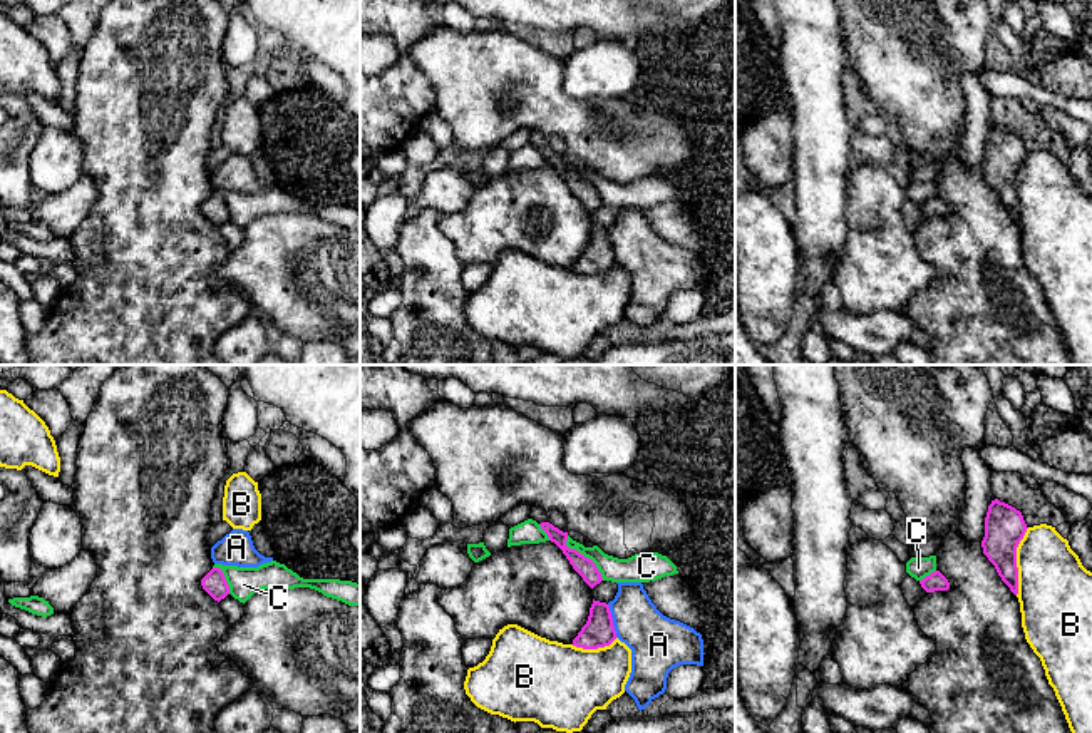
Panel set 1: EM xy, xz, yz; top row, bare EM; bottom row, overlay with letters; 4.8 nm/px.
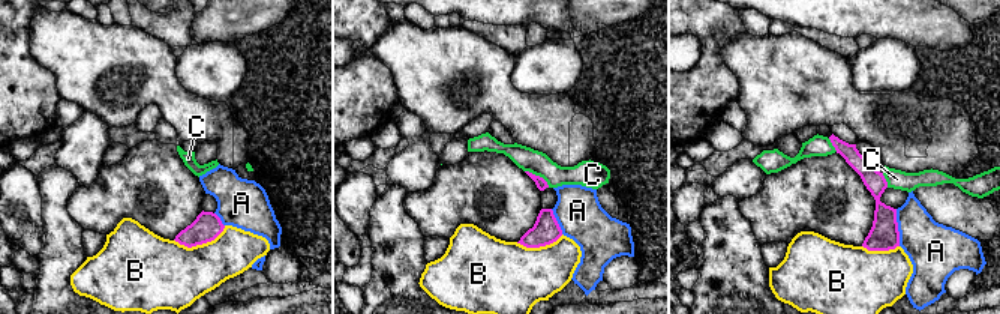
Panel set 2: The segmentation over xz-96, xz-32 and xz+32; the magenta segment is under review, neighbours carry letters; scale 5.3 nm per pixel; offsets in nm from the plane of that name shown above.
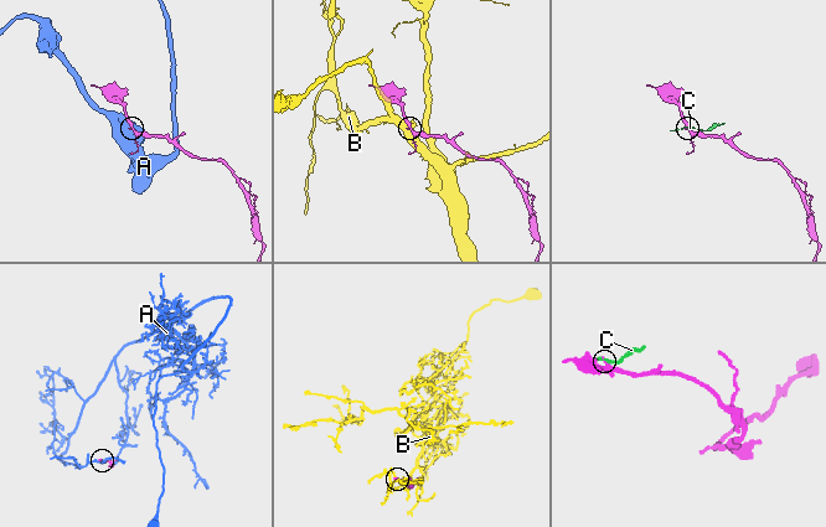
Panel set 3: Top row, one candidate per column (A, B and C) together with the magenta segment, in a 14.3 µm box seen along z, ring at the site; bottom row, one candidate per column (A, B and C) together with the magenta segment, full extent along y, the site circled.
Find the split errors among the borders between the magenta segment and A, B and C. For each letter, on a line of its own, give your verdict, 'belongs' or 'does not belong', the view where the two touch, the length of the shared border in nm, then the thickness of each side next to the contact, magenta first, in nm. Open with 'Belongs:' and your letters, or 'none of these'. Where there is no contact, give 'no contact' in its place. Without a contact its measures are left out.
Belongs: none of these
A: does not belong | xz | 170 nm | 150/260 nm
B: does not belong | yz | 340 nm | 190/360 nm
C: does not belong | xz | 280 nm | 90/130 nm

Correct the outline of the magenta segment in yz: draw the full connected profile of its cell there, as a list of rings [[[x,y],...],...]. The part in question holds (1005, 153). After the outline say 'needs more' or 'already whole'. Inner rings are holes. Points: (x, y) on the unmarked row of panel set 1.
[[[998,124],[992,126],[985,142],[981,172],[1002,206],[1015,221],[1018,219],[1017,172],[1027,154],[1020,136]]]; already whole

